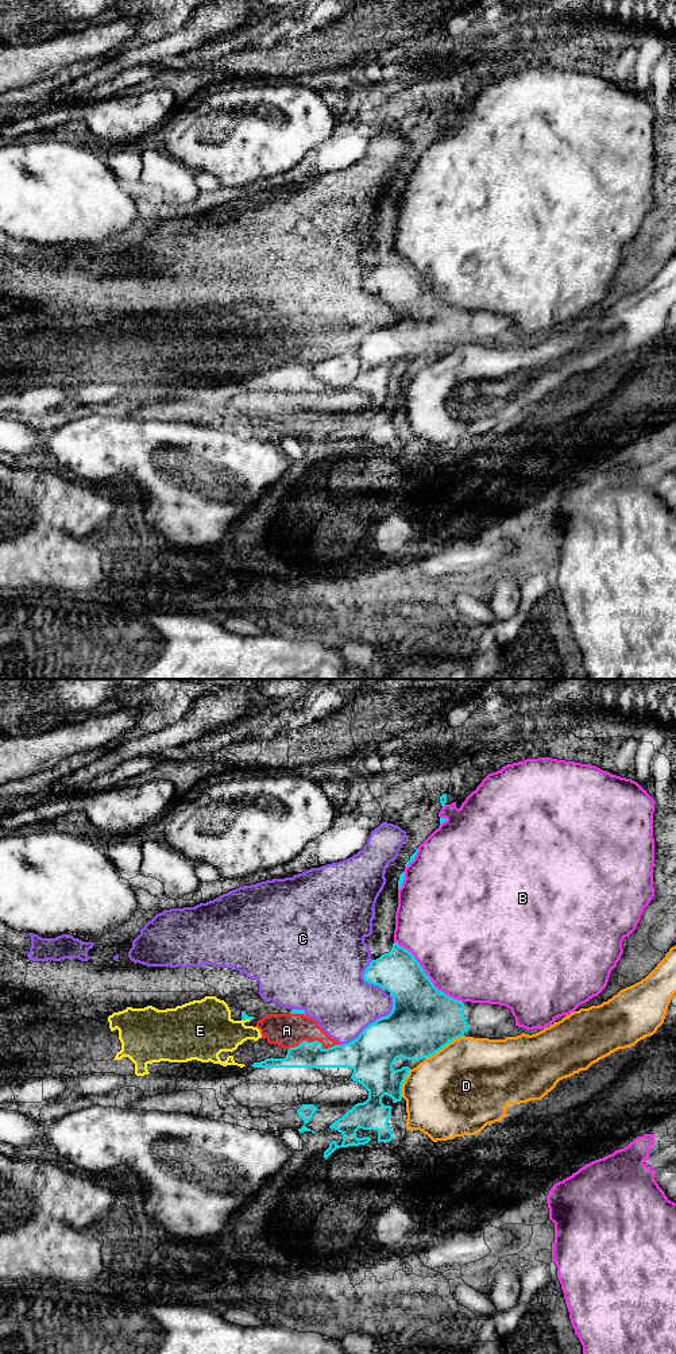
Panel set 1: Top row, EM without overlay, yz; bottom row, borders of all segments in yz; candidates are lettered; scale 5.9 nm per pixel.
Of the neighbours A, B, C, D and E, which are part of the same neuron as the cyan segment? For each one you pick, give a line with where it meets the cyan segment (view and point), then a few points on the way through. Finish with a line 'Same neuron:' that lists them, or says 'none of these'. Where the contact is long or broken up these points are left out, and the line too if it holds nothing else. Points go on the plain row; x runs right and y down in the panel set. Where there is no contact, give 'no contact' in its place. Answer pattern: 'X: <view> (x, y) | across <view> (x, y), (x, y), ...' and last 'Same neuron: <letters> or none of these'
Same neuron: none of these

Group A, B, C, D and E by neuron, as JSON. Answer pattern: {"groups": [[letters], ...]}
{"groups": [["A", "C", "E"], ["B"], ["D"]]}

